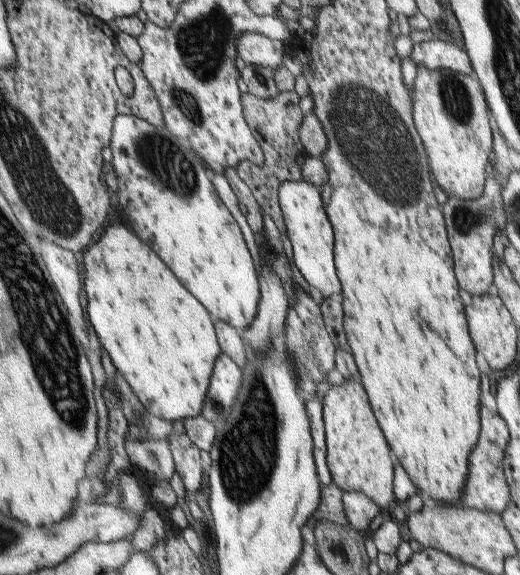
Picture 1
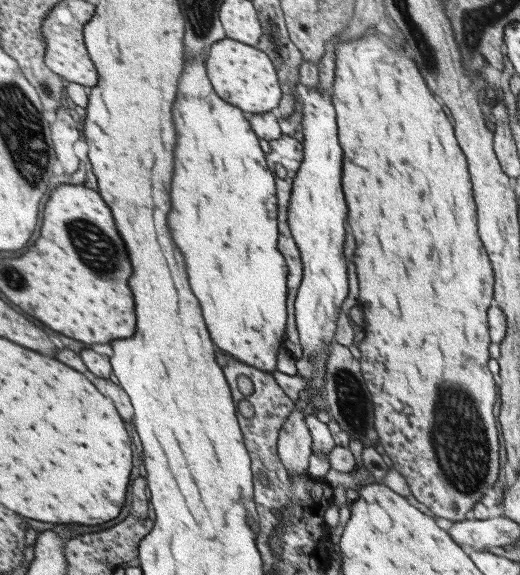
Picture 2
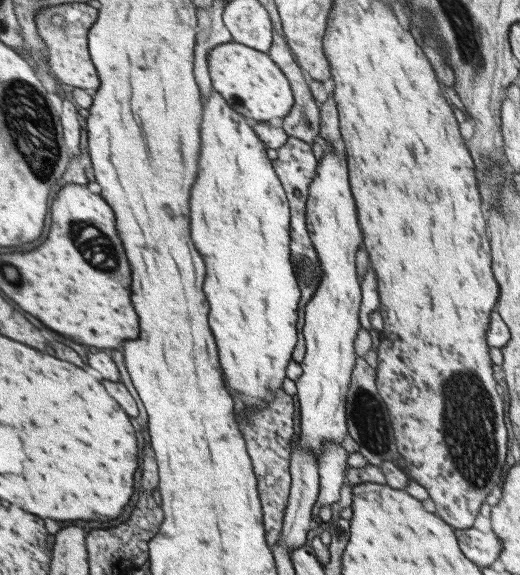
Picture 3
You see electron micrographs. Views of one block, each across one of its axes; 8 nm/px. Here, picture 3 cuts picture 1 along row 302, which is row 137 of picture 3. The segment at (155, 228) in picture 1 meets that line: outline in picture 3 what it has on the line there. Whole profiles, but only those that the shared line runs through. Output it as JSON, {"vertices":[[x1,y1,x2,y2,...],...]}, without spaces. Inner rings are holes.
{"vertices":[[216,90,209,98,203,96,203,102,202,157,199,158,199,176,192,190,190,217,193,218,191,220,191,232,193,232,195,244,207,263,205,291,210,302,210,325,218,342,222,368,226,372,227,387,238,403,238,411,245,409,245,406,246,408,266,408,271,401,275,401,278,391,283,388,283,382,287,379,287,366,294,358,295,346,297,346,300,339,298,322,302,288,299,284,298,275,295,274,292,261,292,210,286,187,283,186,281,179,278,177,274,162,267,156,268,146,263,142,263,139,259,138,253,123,250,123,250,120,242,114,239,114,226,101,226,98]]}

